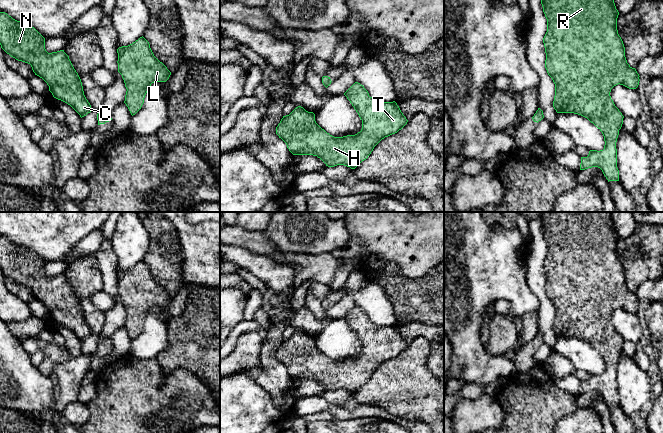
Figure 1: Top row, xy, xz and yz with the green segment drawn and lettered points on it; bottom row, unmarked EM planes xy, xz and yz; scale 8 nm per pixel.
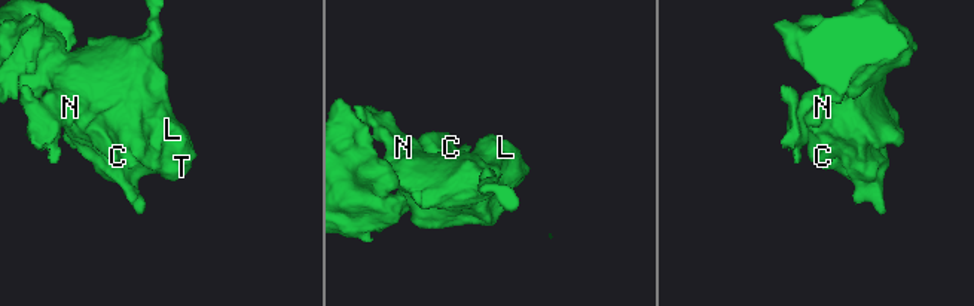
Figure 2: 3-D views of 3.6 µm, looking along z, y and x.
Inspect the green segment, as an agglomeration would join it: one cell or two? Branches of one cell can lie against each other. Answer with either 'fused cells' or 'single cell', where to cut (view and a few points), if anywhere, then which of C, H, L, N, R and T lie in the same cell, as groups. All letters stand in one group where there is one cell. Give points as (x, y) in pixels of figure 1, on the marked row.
single cell; no cut; C H L N R T

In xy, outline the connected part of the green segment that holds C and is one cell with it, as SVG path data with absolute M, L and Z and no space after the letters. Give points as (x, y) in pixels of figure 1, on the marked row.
M0 12L0 45L11 57L30 64L35 75L47 83L53 97L70 105L81 118L91 112L69 56L64 50L48 53L45 38L34 27Z

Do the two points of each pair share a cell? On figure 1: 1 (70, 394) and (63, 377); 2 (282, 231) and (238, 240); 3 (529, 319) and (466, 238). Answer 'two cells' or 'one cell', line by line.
1: one cell
2: two cells
3: two cells

